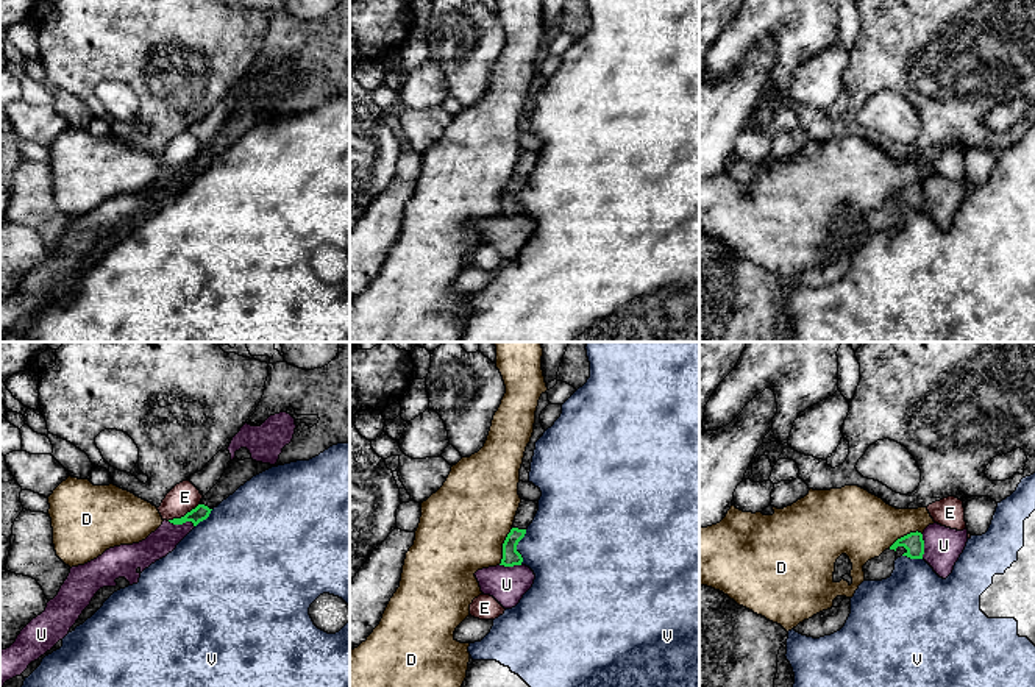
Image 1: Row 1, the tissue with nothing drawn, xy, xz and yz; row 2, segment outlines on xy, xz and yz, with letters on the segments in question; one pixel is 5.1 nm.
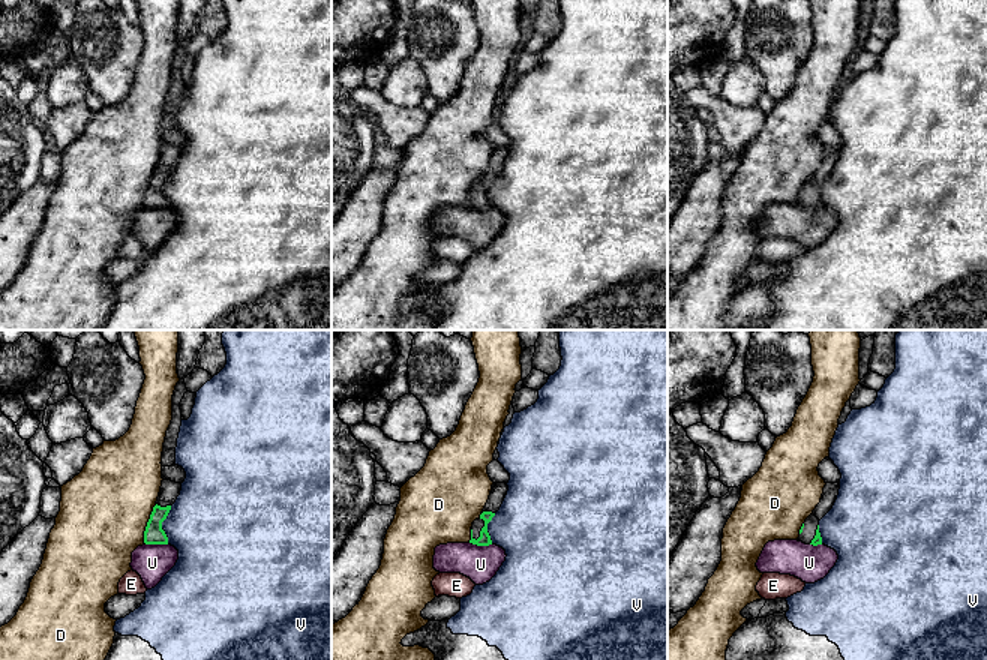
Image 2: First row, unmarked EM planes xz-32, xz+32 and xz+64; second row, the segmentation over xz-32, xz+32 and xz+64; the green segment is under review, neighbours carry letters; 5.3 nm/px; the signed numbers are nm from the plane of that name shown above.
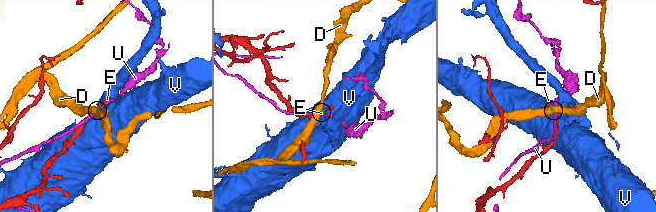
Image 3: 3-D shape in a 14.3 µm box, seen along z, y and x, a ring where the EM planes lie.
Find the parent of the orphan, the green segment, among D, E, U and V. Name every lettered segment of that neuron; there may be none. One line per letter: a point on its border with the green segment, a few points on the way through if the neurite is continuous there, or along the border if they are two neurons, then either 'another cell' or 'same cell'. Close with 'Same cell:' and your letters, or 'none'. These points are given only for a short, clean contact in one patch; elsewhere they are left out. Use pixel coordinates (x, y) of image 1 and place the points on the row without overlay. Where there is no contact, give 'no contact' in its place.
D: xz (503, 197) | along xz (512, 178), (503, 194), (503, 208), (498, 214) | another cell
E: xy (184, 166) | along xy (199, 153), (183, 166), (167, 170) | another cell
U: xy (183, 172) | along xy (169, 170), (174, 174), (191, 172), (194, 177) | another cell
V: xz (515, 197) | along xz (526, 180), (517, 195), (522, 208), (520, 214) | another cell
Same cell: none

